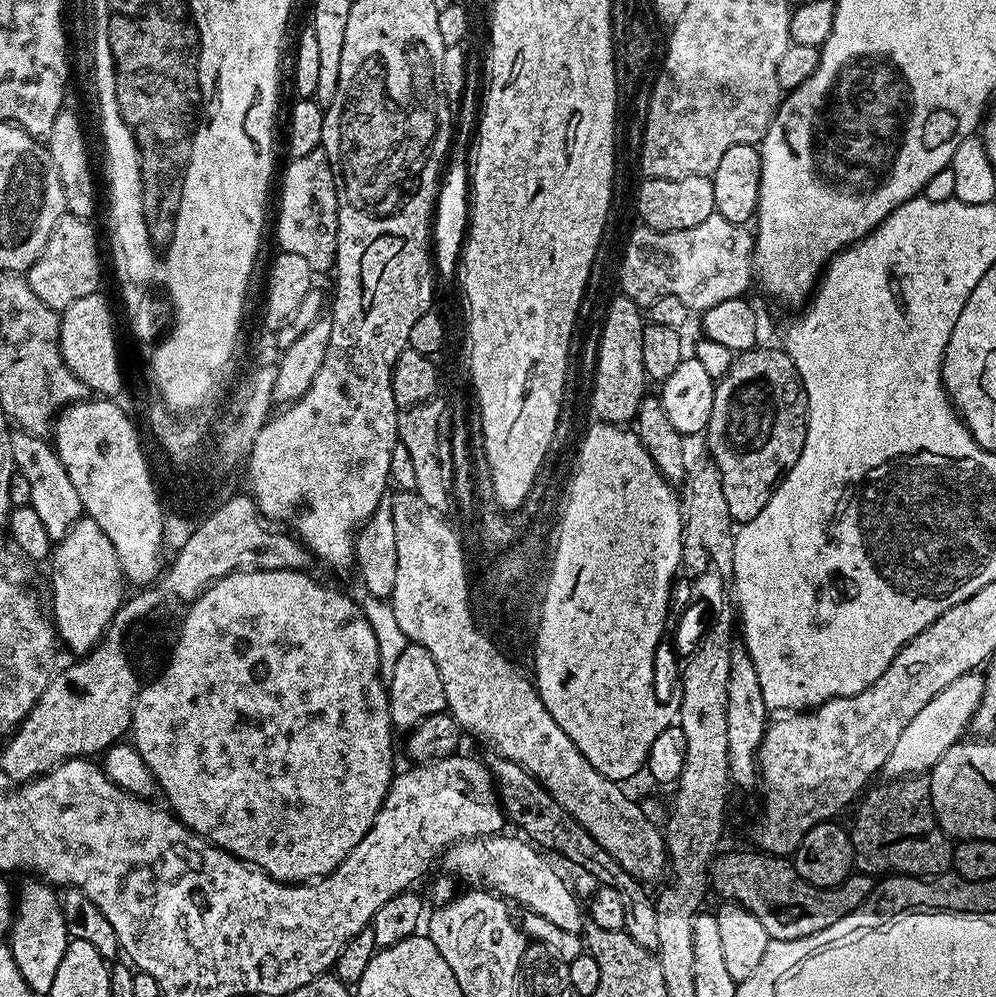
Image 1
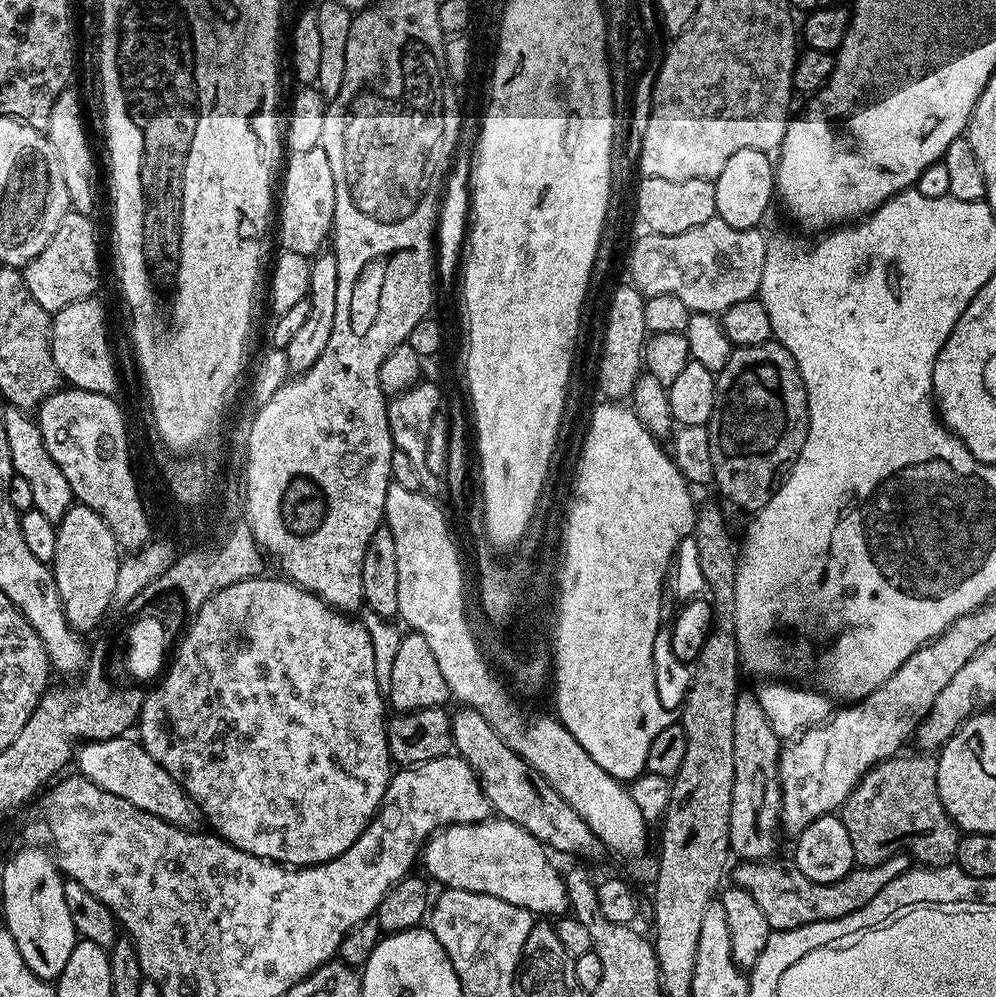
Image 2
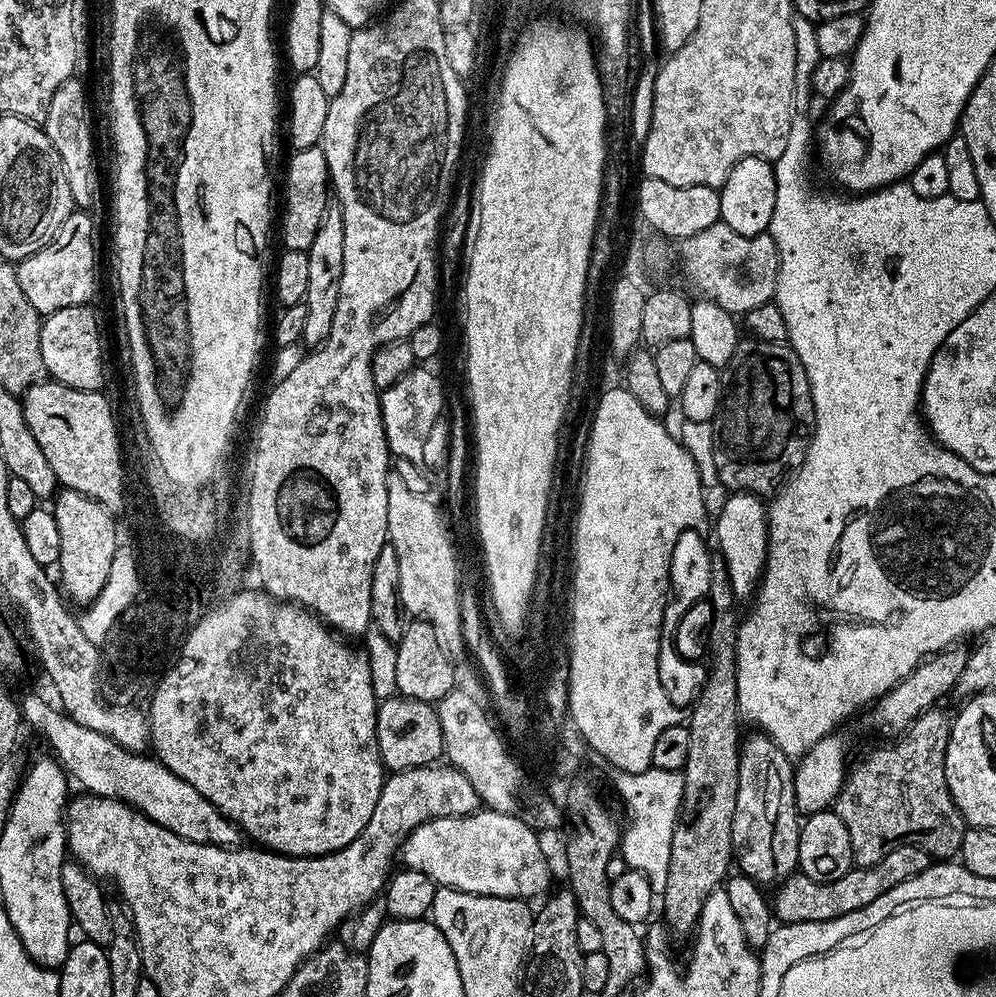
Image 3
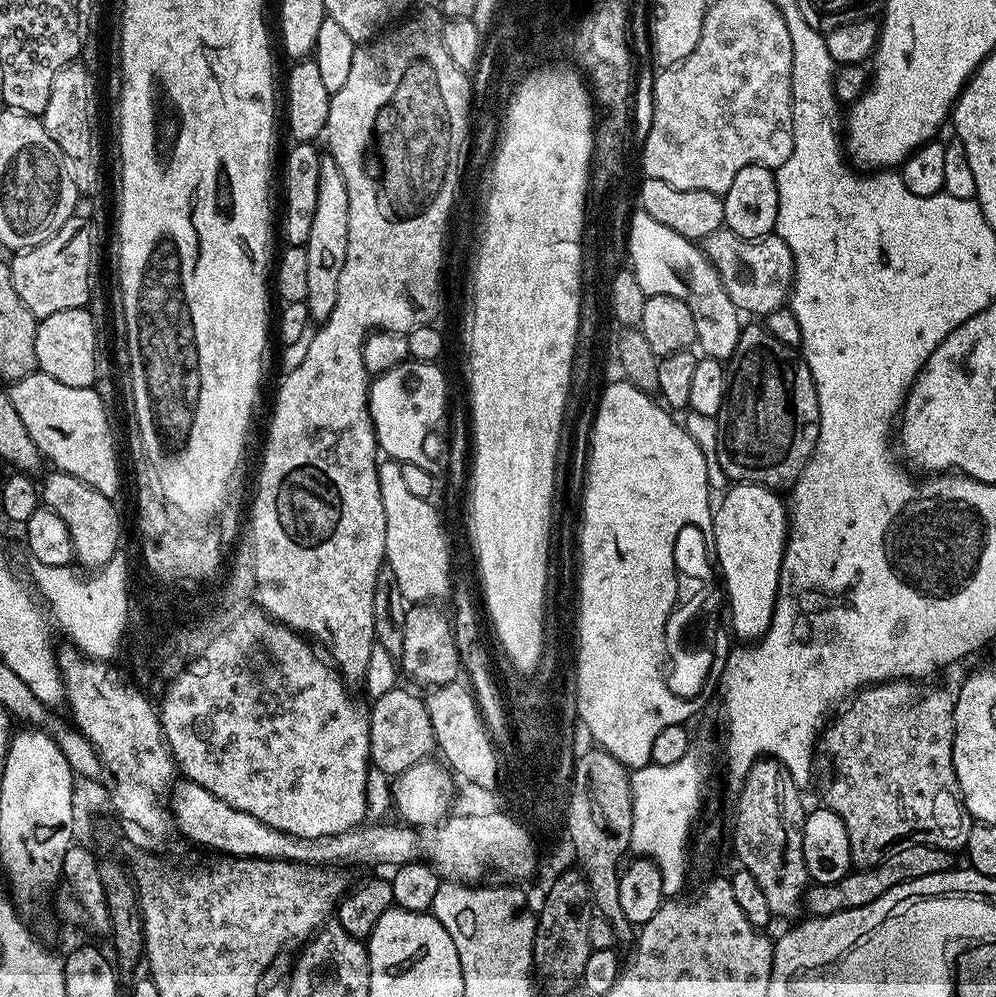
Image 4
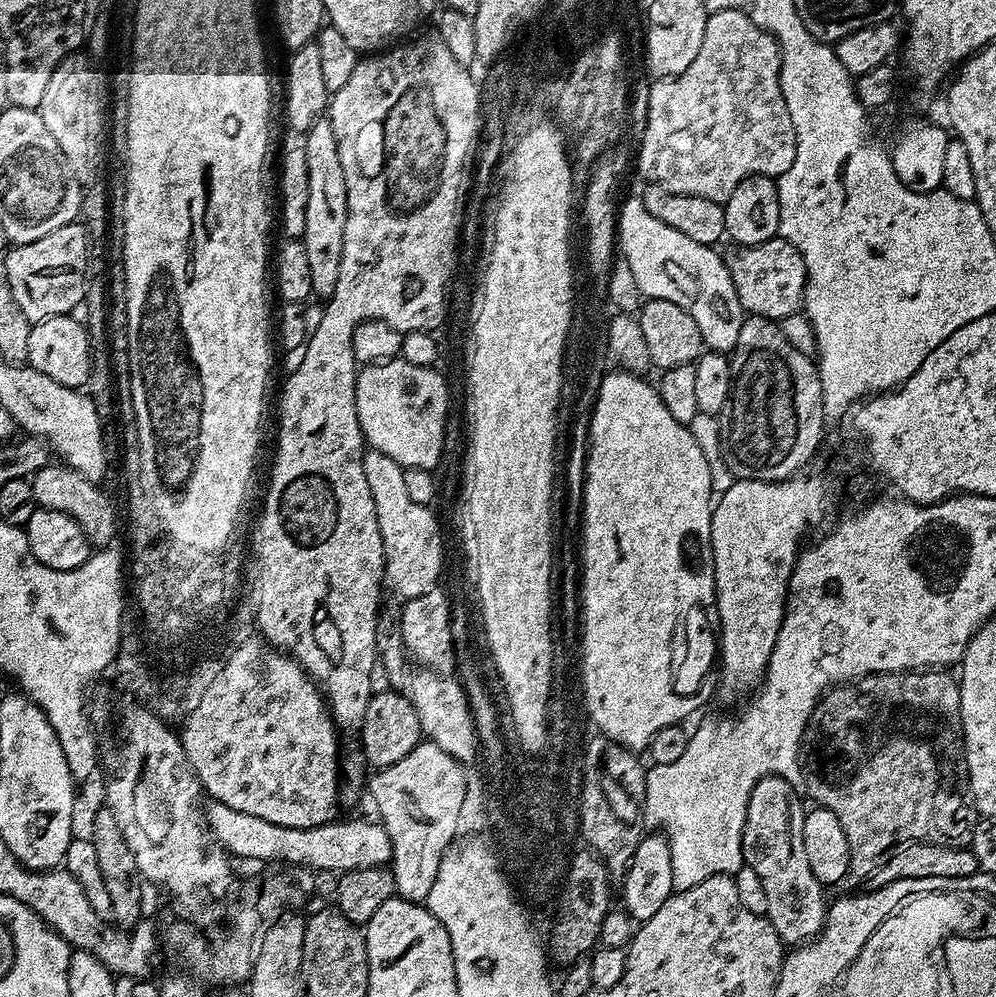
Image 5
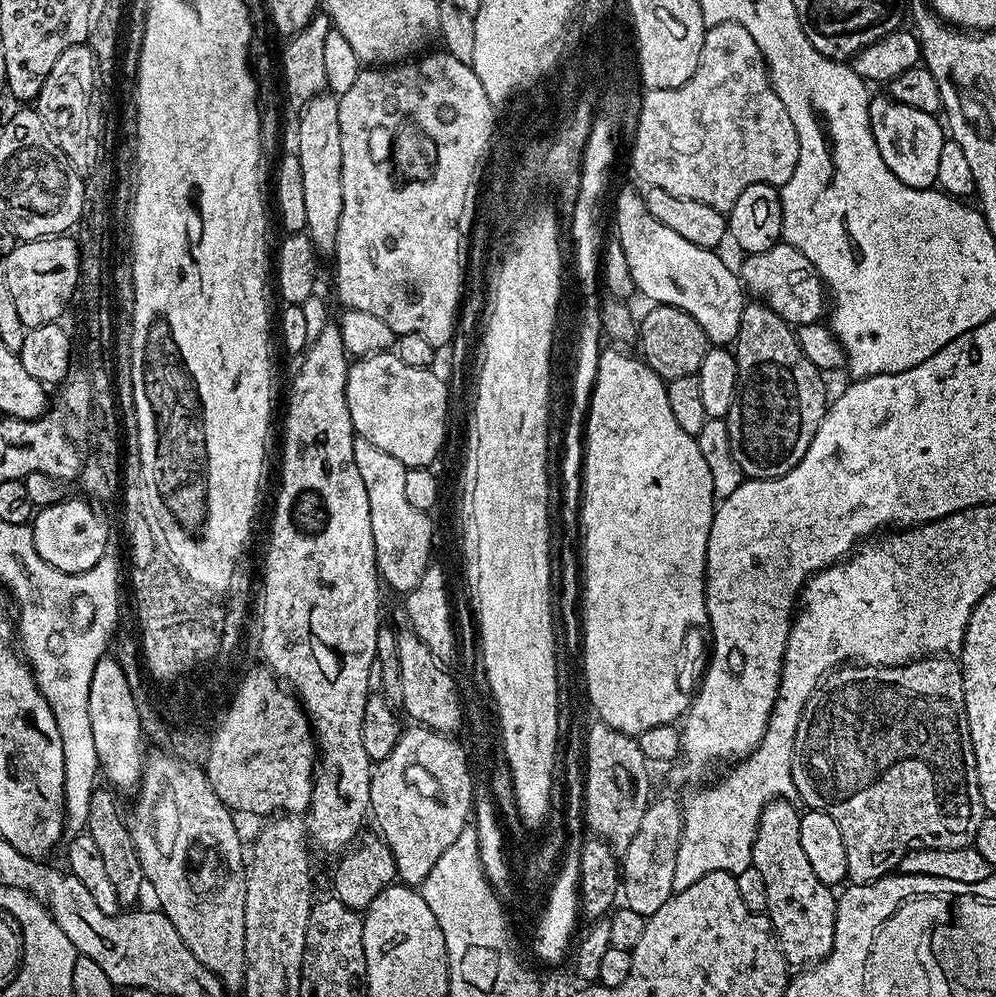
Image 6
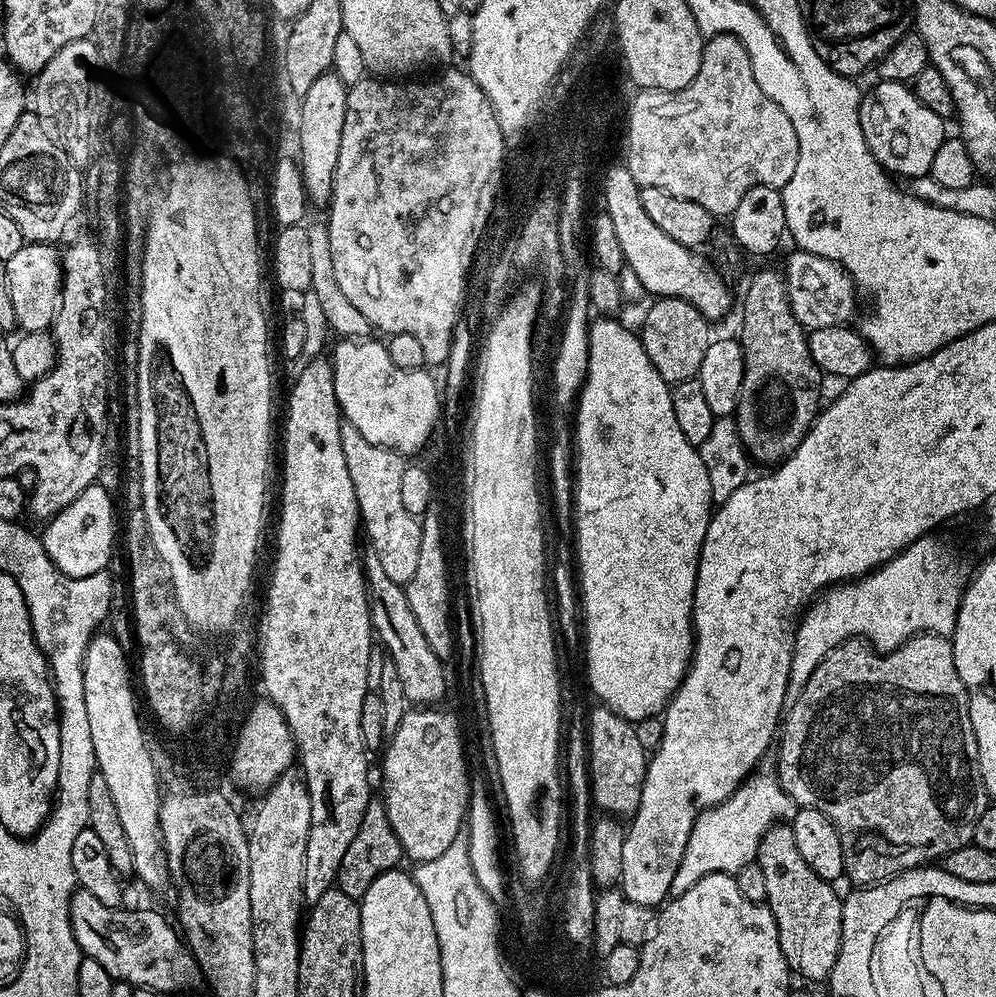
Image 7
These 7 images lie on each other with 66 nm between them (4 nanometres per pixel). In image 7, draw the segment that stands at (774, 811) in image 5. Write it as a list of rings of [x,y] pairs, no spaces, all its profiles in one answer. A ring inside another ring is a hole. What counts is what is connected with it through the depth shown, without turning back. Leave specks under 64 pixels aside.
[[[781,822],[772,827],[762,838],[756,851],[754,863],[762,866],[762,875],[766,878],[766,903],[774,914],[774,922],[778,926],[778,942],[782,946],[782,954],[786,958],[789,969],[808,980],[827,981],[831,977],[836,959],[842,946],[842,896],[836,893],[829,881],[818,878],[810,866],[806,866],[806,858],[802,858],[798,850],[798,842],[794,842],[794,830],[791,823]]]

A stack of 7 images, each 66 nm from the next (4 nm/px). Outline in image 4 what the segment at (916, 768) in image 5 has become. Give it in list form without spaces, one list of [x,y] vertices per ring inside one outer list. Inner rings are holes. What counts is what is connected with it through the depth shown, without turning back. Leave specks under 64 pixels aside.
[[[911,679],[886,680],[882,684],[869,684],[867,688],[861,688],[855,696],[851,697],[850,703],[843,709],[845,712],[836,721],[833,719],[823,729],[818,740],[819,747],[821,749],[824,747],[824,752],[828,755],[833,770],[836,771],[832,776],[832,785],[824,792],[823,803],[831,808],[834,814],[838,814],[838,818],[842,818],[842,826],[846,826],[846,838],[850,838],[852,863],[856,868],[874,866],[882,857],[888,855],[893,846],[899,845],[901,842],[929,844],[949,850],[960,850],[963,849],[968,837],[970,817],[965,812],[964,802],[960,799],[956,789],[956,775],[954,774],[954,762],[952,761],[952,747],[954,746],[954,734],[956,733],[956,702],[953,693],[951,691],[949,693],[943,692],[940,688],[920,689],[916,684],[919,683],[913,682]]]

